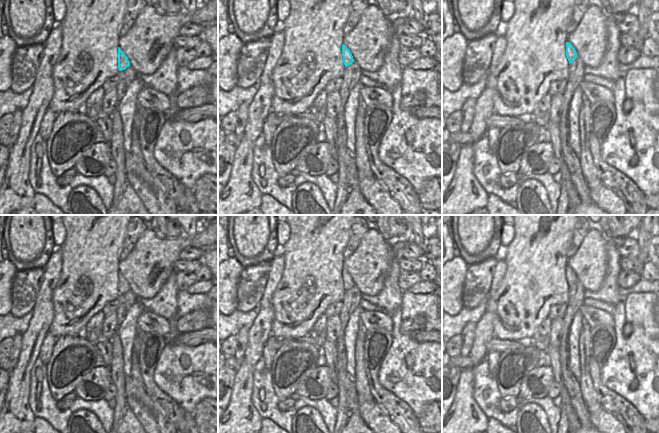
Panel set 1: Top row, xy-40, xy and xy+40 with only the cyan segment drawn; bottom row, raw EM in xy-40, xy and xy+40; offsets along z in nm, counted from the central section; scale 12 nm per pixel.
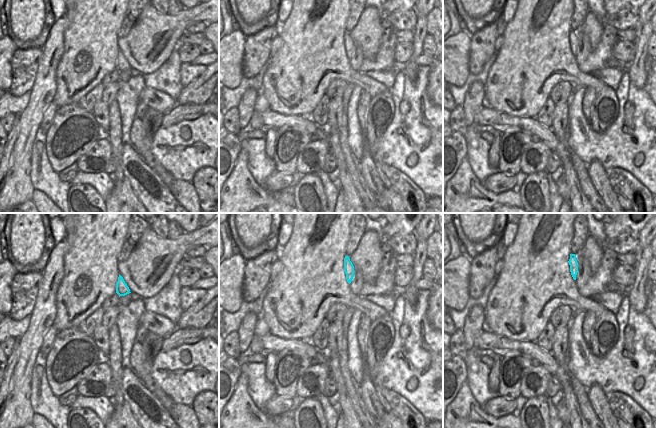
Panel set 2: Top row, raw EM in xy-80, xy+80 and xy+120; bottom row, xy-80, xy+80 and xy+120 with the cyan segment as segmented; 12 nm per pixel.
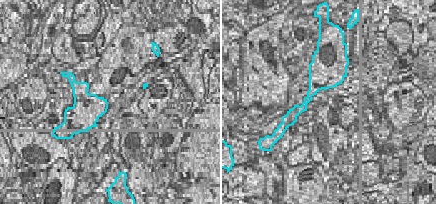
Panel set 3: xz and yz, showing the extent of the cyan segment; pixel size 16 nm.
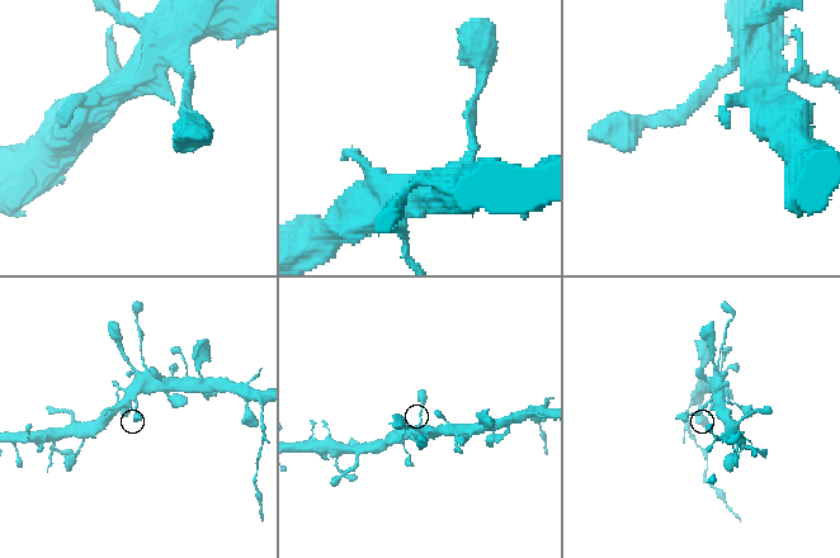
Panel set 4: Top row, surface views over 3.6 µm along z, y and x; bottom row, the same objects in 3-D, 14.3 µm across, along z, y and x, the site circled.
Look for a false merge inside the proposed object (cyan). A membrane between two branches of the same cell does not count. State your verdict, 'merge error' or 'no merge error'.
no merge error

